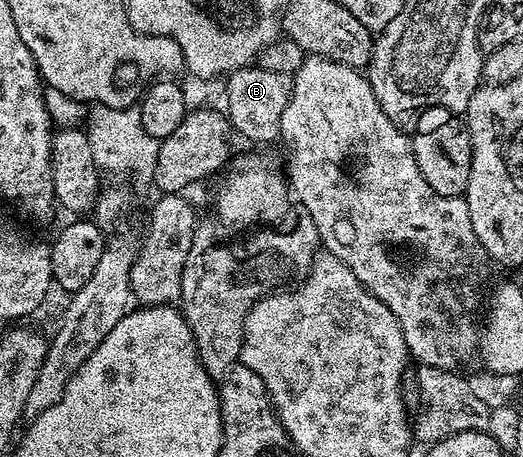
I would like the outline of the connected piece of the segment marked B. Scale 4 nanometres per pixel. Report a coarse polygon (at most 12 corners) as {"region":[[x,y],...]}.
{"region":[[258,65],[226,76],[236,136],[279,139],[292,76]]}

